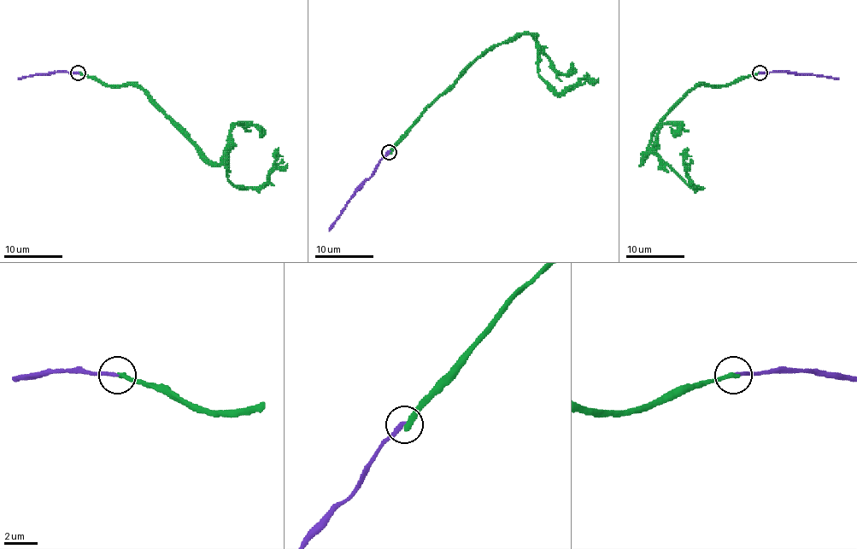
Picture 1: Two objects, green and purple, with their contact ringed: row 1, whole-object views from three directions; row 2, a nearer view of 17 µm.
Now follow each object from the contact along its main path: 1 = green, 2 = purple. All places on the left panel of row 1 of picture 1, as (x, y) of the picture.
1: (78, 73), (105, 84), (137, 84), (210, 160), (225, 153), (235, 185), (260, 188), (278, 148)
2: (78, 73), (40, 73), (18, 79)

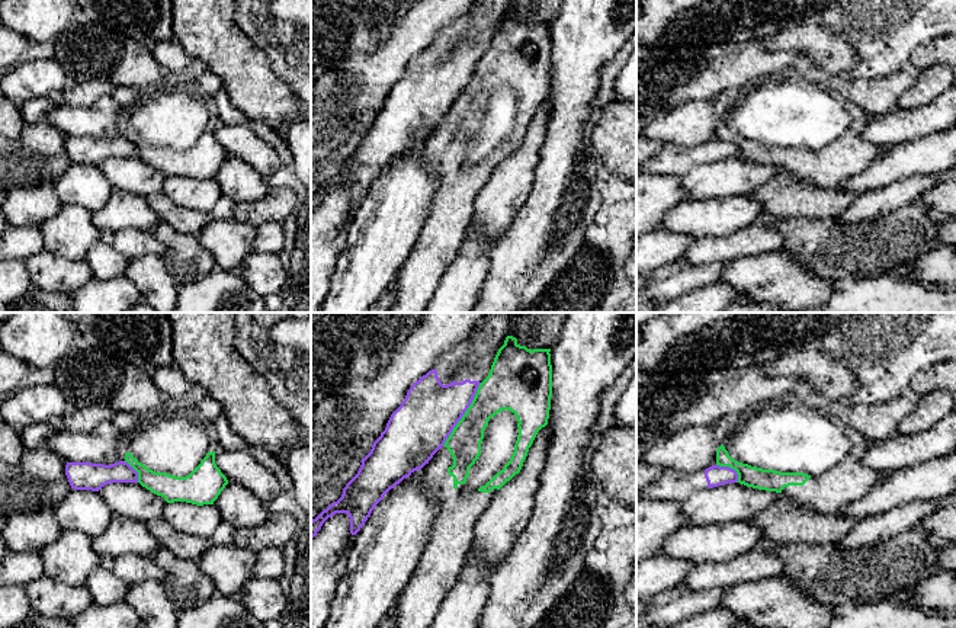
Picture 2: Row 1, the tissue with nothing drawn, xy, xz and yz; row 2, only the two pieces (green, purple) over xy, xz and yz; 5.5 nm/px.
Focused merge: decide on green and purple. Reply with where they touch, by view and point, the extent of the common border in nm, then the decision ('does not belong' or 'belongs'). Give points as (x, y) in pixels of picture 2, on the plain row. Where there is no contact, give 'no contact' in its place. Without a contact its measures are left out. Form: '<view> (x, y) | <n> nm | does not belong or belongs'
xz (464, 89) | 420 nm | does not belong

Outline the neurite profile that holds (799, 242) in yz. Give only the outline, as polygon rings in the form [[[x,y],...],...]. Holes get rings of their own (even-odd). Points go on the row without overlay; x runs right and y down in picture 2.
[[[920,199],[888,215],[856,224],[843,222],[838,218],[786,220],[777,224],[783,236],[779,251],[795,257],[814,276],[835,283],[883,275],[907,278],[918,257],[940,246],[939,224],[940,218]]]

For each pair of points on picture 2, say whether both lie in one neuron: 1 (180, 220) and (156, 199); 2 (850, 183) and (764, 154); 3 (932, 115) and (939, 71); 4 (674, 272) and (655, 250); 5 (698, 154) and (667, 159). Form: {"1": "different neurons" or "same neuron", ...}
{"1": "same neuron", "2": "different neurons", "3": "different neurons", "4": "different neurons", "5": "same neuron"}

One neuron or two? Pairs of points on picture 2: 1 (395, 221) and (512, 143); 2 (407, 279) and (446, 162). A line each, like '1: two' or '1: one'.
1: two
2: one

